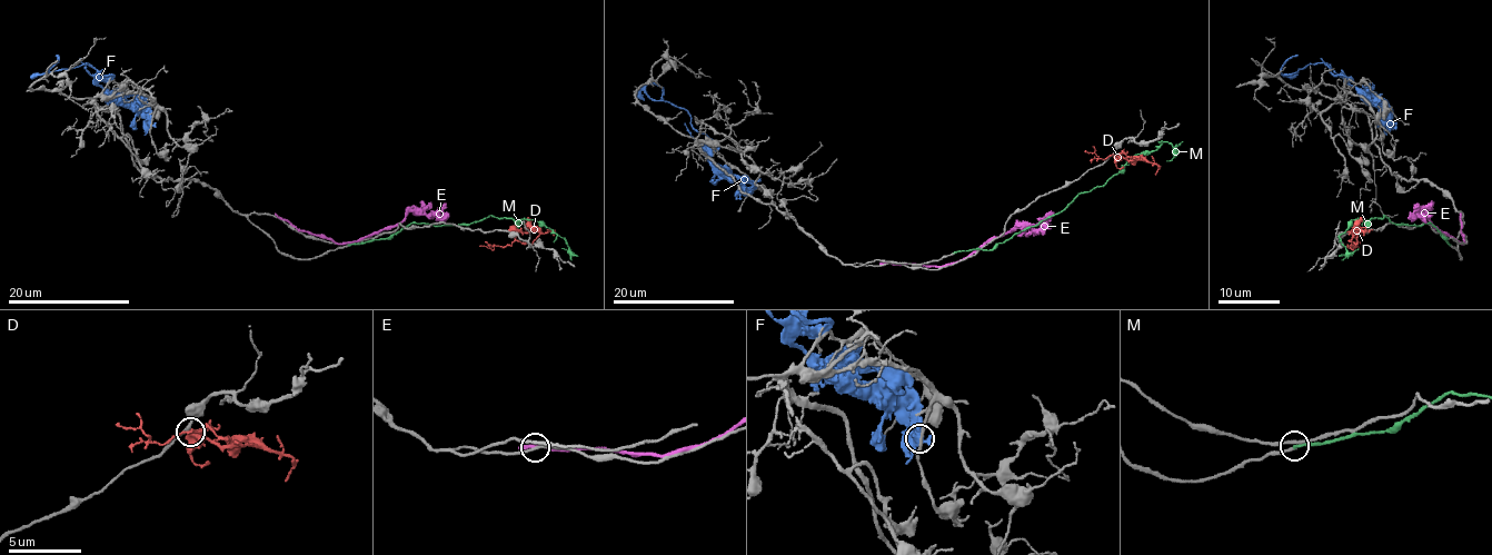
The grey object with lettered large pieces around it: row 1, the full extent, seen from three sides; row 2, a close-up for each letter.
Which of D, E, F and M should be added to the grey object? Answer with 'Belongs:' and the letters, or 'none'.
Belongs: M

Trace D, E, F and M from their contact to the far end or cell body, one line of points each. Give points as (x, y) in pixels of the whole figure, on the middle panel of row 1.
D: (1116, 155), (1127, 159), (1145, 158), (1159, 167), (1155, 175)
E: (886, 263), (953, 264), (965, 259), (987, 241), (1015, 228), (1038, 225), (1053, 212)
F: (755, 182), (744, 192), (703, 152), (718, 146), (690, 115), (653, 100), (645, 88), (656, 82), (660, 100)
M: (953, 254), (993, 250), (1102, 187), (1135, 155), (1163, 142), (1169, 142), (1174, 151), (1166, 160)

